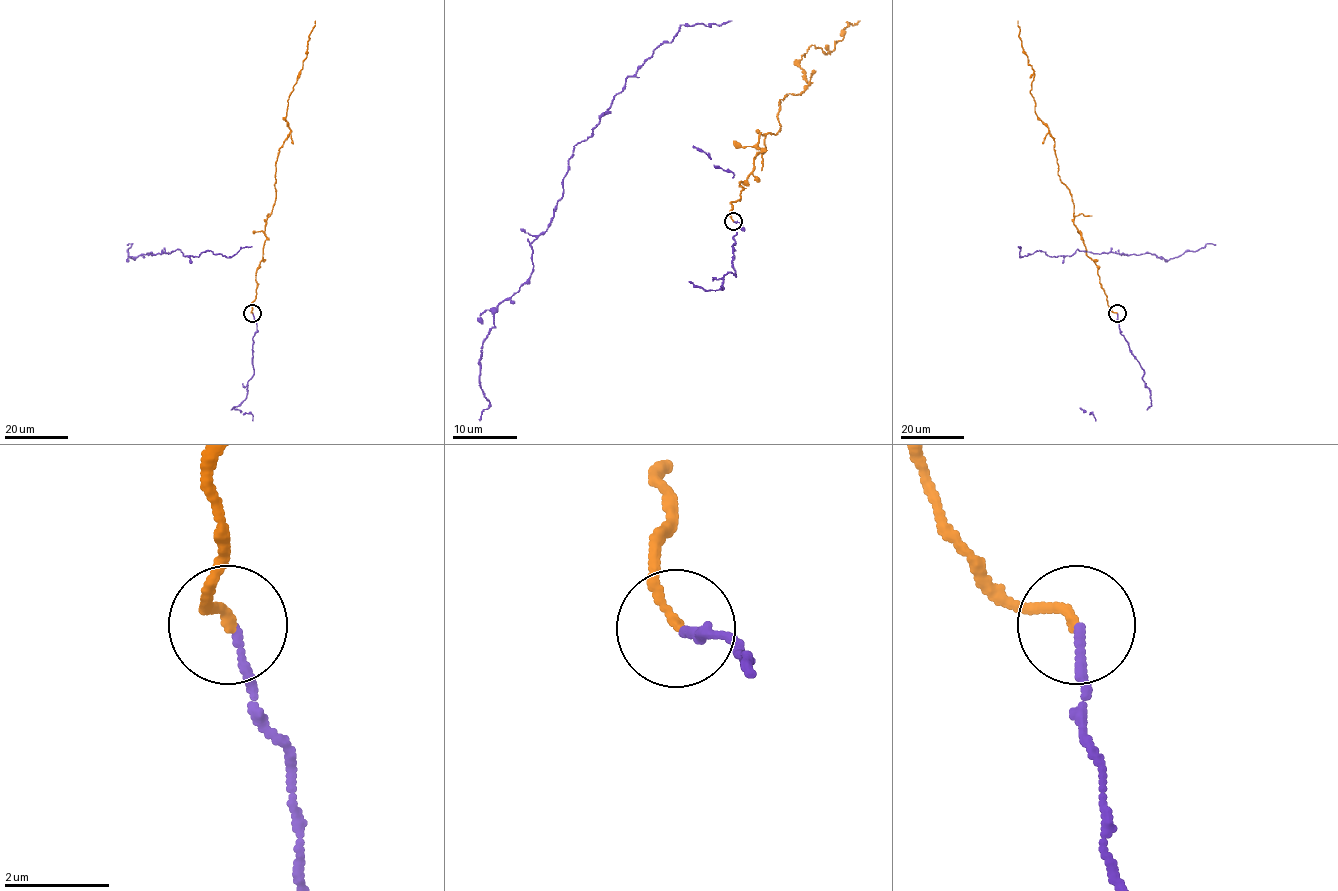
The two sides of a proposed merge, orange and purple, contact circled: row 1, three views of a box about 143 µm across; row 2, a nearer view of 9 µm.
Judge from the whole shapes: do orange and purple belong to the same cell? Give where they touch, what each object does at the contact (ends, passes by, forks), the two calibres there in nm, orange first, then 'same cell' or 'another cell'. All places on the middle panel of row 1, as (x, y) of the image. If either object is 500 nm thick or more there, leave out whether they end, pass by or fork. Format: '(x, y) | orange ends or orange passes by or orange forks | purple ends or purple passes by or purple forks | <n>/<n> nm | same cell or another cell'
(733, 221) | orange ends | purple ends | 180/150 nm | same cell

